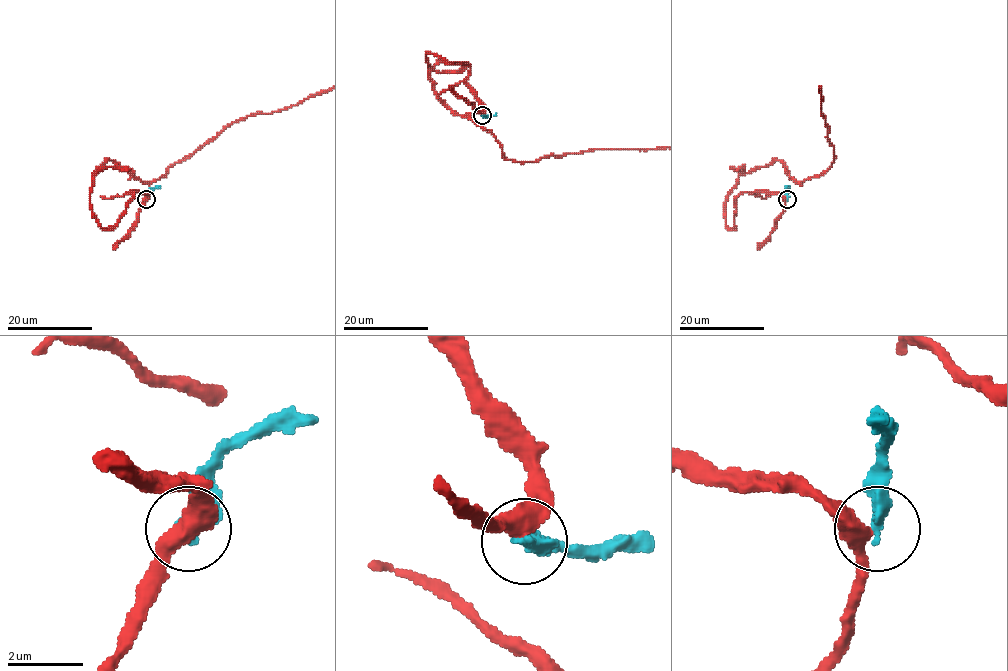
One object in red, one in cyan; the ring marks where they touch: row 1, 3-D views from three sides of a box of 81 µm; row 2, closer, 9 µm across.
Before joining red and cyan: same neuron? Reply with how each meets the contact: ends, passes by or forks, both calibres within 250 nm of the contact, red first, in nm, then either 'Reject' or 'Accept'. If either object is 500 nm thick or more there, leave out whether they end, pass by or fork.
At the ring red passes by. At the ring cyan ends. Thickness 440 nm (red) against 440 nm. Reject

